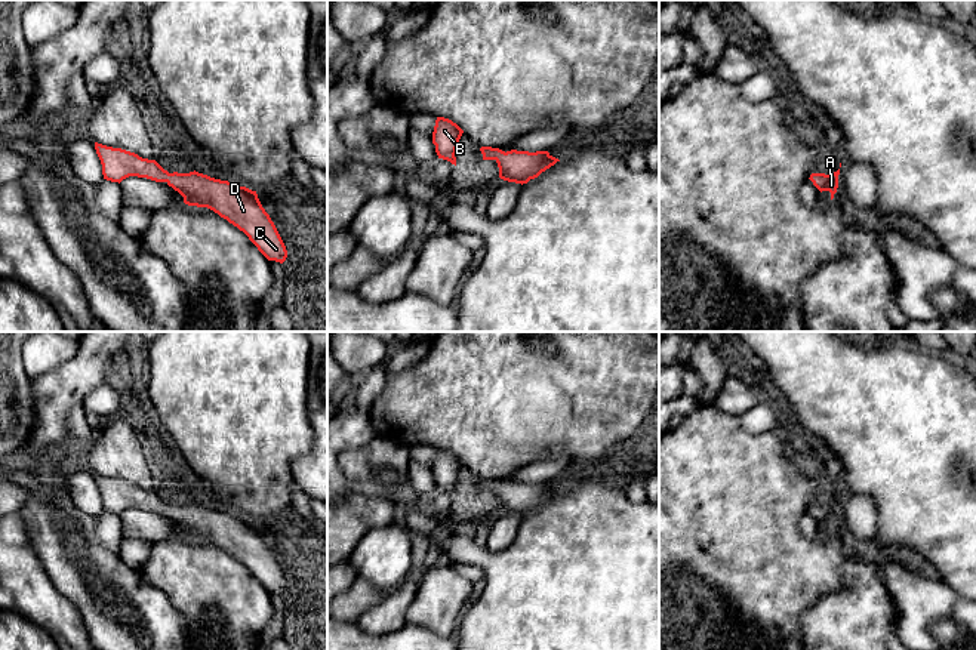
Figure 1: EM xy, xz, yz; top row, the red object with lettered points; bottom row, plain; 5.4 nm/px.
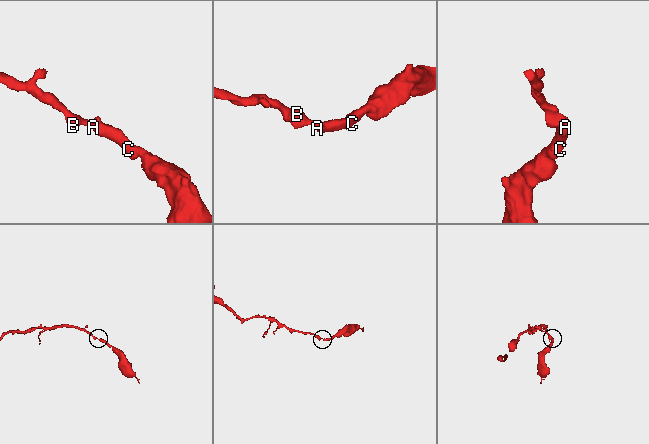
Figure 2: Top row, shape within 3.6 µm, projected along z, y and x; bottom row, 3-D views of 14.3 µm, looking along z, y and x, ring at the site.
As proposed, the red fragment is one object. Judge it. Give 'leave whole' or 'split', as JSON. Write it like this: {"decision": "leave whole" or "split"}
{"decision": "leave whole"}

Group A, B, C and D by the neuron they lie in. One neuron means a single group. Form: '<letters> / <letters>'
A B C D

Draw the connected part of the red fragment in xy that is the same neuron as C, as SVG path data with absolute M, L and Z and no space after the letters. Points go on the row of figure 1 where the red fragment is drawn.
M95 142L95 150L104 179L120 184L129 176L138 176L166 182L184 197L185 204L207 207L243 231L268 261L280 264L286 261L286 246L256 191L195 170L169 173L156 160L142 158L121 148Z

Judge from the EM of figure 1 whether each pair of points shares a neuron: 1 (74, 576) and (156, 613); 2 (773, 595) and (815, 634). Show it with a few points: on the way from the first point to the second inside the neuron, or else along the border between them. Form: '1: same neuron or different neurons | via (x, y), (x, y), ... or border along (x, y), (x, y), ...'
1: same neuron | via (89, 598), (94, 606), (134, 613)
2: different neurons | border along (824, 595), (803, 610), (800, 618), (801, 634)

